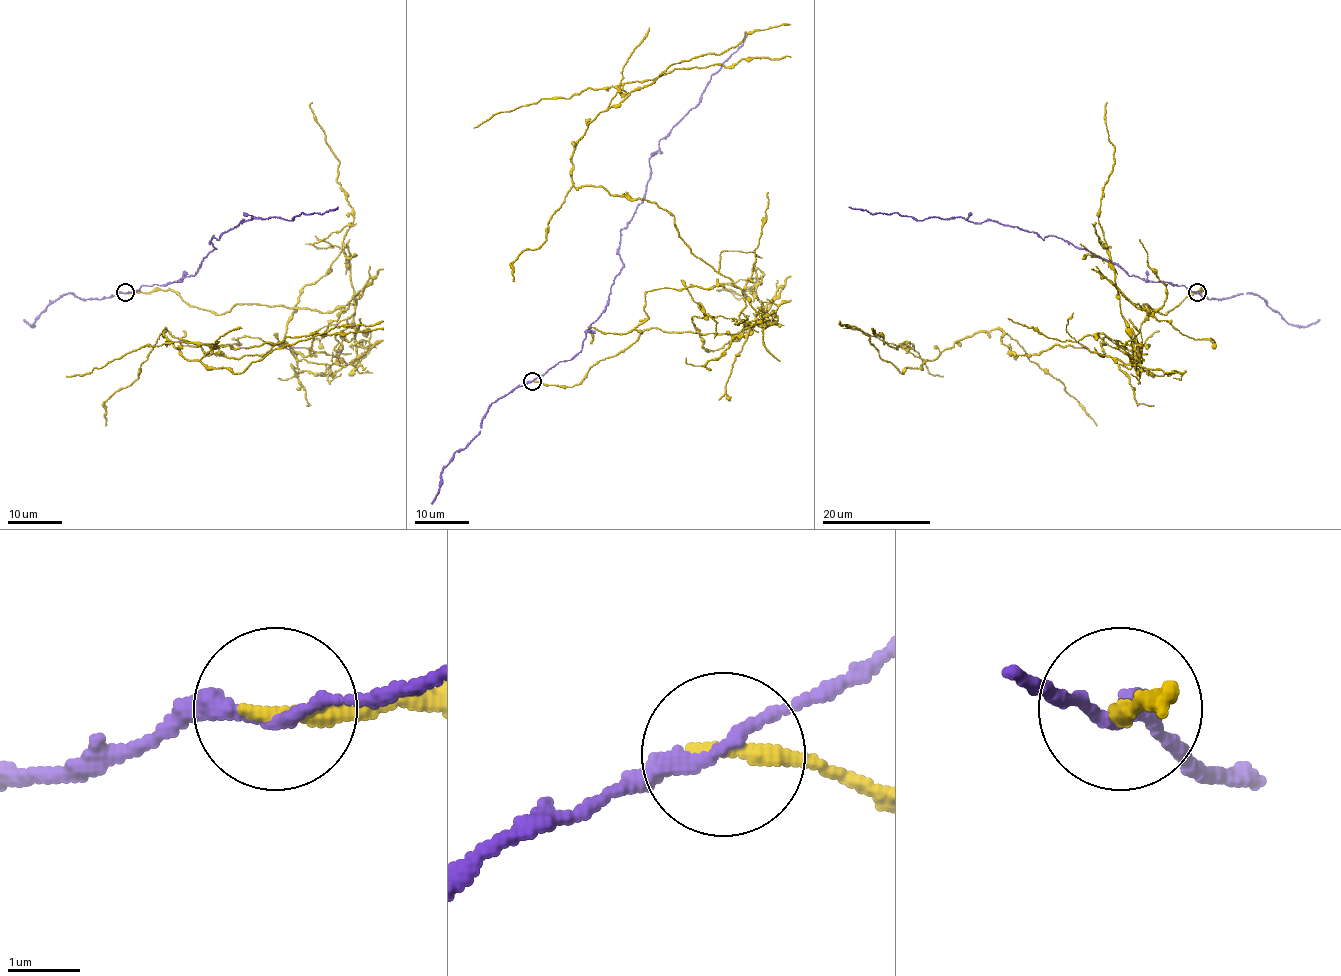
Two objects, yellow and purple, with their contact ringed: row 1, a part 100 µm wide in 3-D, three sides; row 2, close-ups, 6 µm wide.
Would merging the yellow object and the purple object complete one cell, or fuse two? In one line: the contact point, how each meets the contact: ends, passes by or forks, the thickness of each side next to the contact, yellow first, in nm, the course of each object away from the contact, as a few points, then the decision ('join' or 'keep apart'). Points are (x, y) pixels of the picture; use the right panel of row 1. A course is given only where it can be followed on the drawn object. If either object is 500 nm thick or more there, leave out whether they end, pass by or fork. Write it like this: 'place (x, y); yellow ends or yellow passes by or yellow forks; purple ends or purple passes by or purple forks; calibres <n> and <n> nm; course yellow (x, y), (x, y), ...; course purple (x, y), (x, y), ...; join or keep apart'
place (1197, 292); yellow ends; purple passes by; calibres 240 and 190 nm; course yellow (1197, 293), (1166, 314), (1143, 303), (1132, 366), (1070, 345), (1014, 359), (992, 330), (902, 374), (840, 321); course purple (1197, 293), (1147, 282), (1070, 243), (996, 221), (917, 220), (848, 206); keep apart

